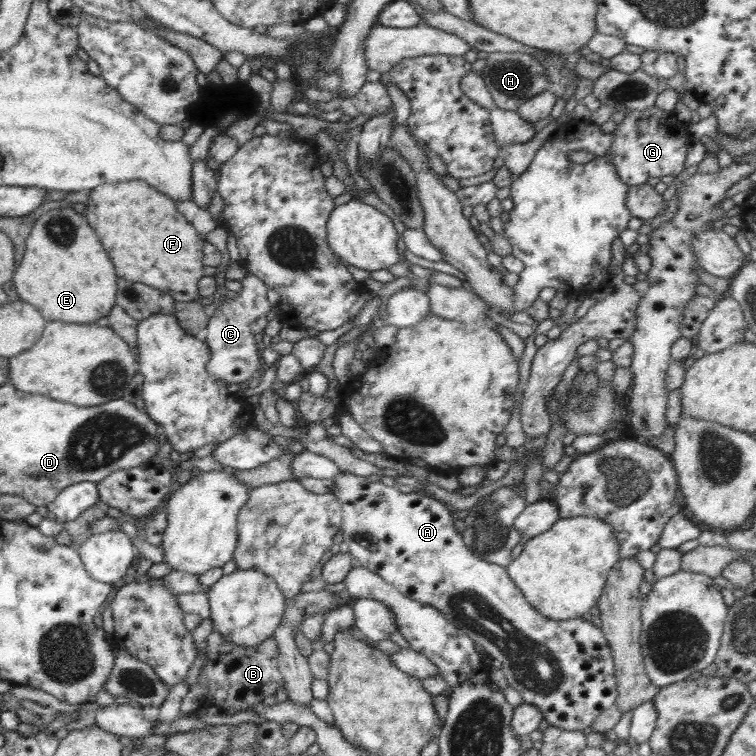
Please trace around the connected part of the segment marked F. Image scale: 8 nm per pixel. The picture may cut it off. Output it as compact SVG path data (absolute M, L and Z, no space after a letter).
M143 180L107 182L90 191L86 208L84 215L87 223L94 230L98 224L98 238L108 252L112 264L116 266L116 274L120 278L153 286L167 292L178 302L190 302L198 298L198 283L204 276L202 257L205 239L186 222L173 199Z

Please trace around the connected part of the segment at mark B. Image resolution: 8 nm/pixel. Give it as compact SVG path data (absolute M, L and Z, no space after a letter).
M213 630L206 638L207 659L200 671L198 680L191 686L189 693L180 704L180 713L194 717L234 716L266 696L276 695L283 684L283 676L275 666L274 659L279 648L273 637L267 638L256 646L238 646Z

